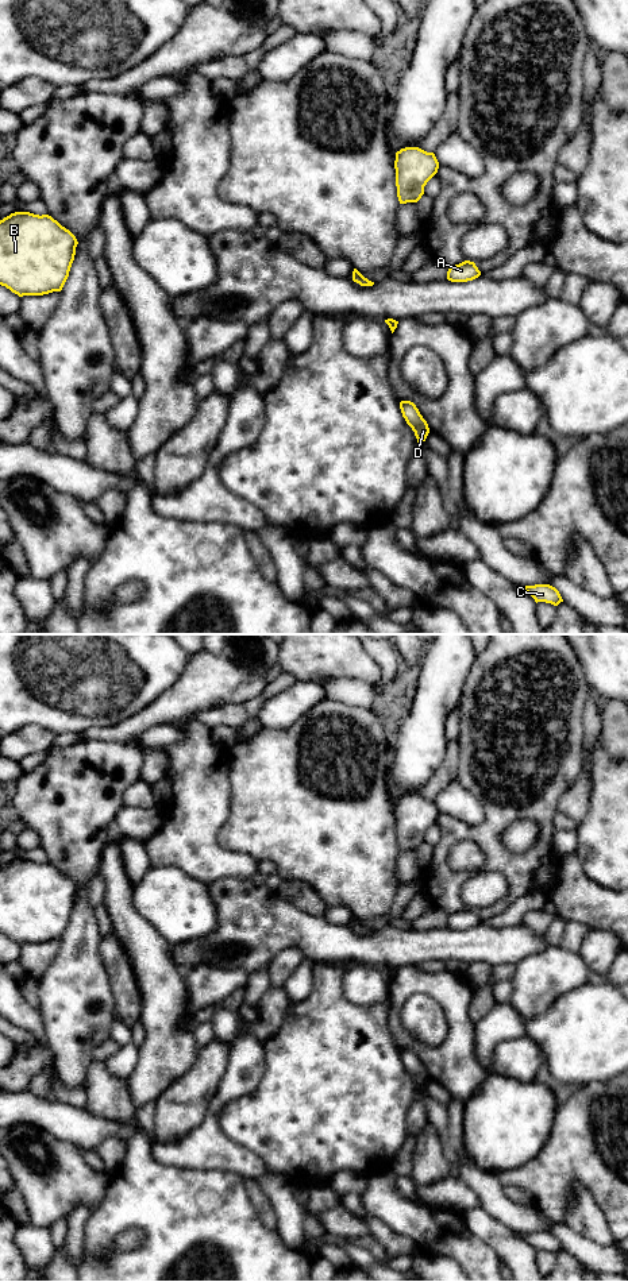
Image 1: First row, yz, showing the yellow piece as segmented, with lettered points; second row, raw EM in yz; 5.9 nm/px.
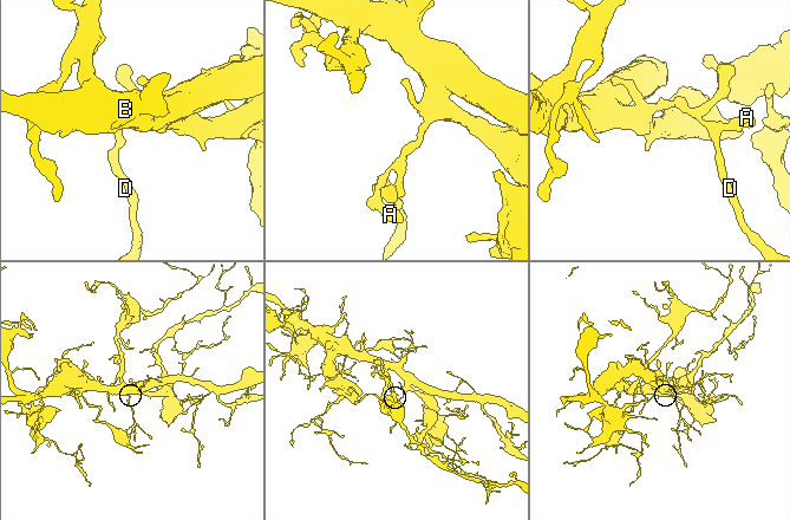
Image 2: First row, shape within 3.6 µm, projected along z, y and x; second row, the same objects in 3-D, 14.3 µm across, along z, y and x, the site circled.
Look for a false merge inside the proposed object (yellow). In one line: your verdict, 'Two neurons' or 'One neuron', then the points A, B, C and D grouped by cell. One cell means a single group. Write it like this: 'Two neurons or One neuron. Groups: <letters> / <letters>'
One neuron. Groups: A B C D

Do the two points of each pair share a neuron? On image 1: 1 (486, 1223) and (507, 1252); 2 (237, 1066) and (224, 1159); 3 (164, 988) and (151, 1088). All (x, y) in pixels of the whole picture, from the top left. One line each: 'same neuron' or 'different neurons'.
1: same neuron
2: same neuron
3: same neuron

